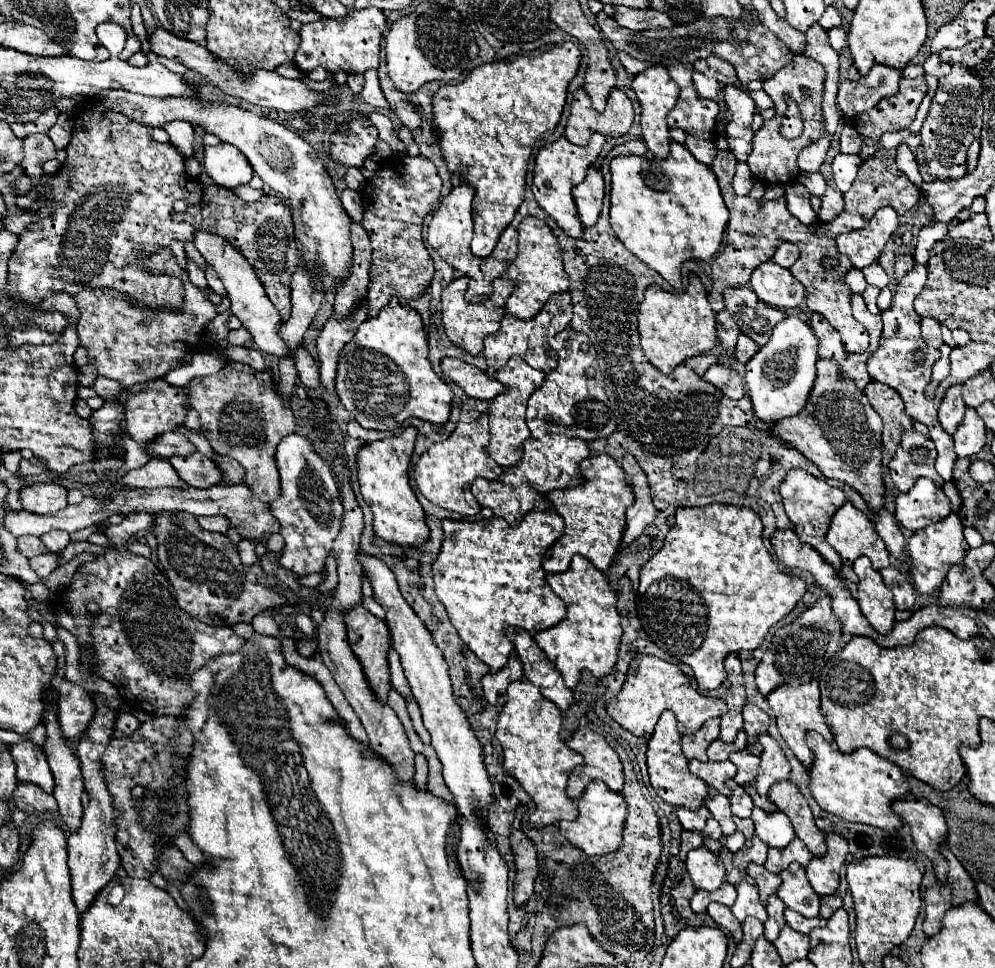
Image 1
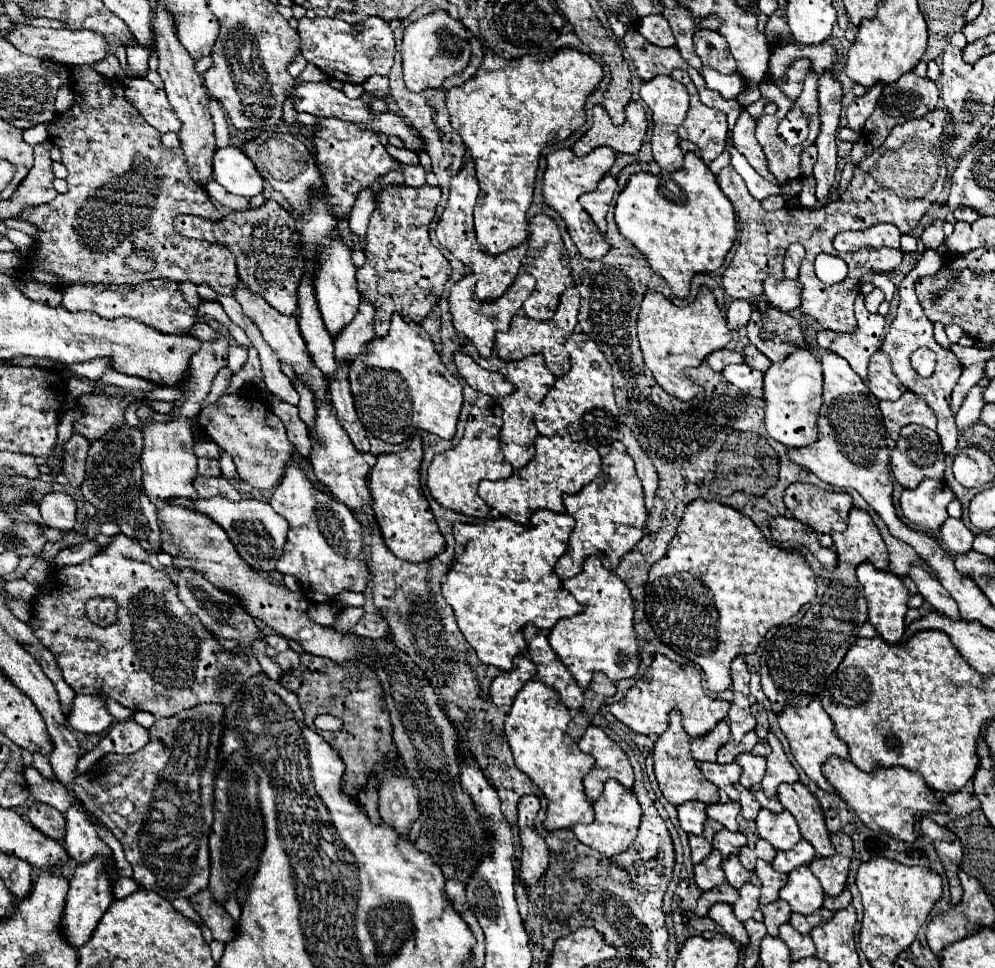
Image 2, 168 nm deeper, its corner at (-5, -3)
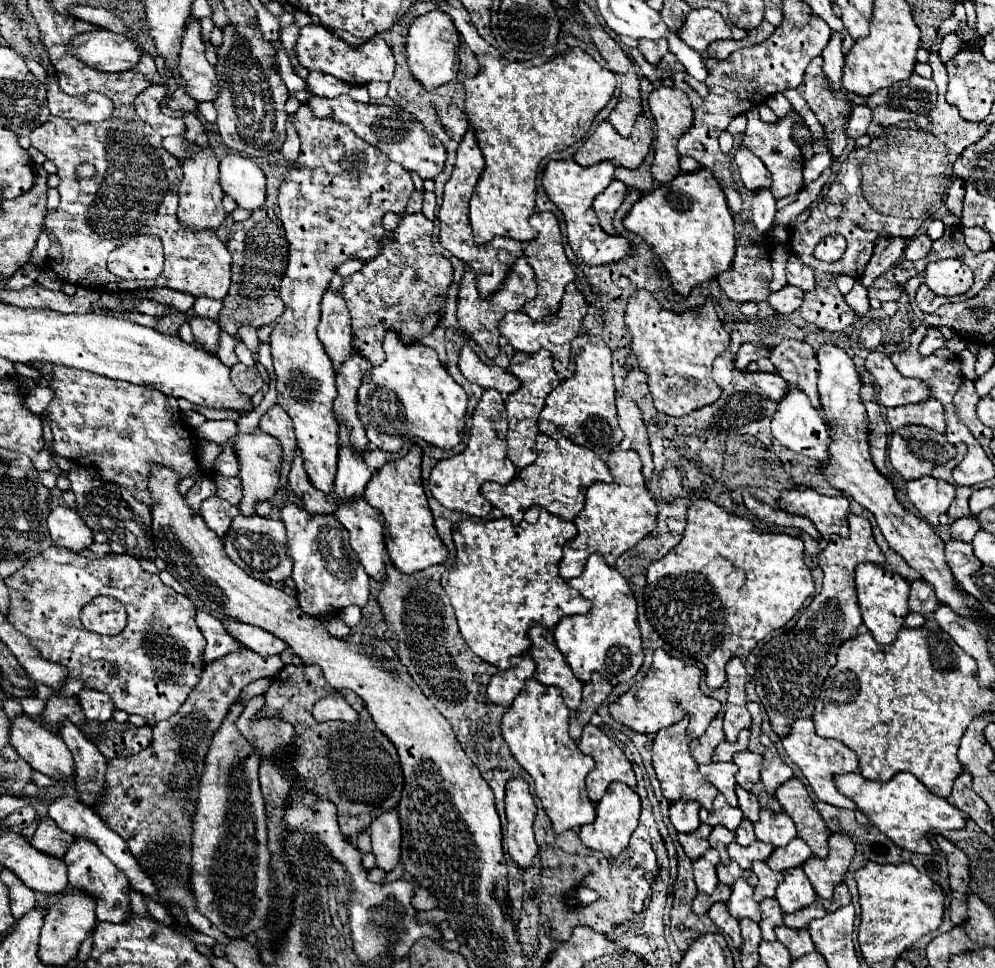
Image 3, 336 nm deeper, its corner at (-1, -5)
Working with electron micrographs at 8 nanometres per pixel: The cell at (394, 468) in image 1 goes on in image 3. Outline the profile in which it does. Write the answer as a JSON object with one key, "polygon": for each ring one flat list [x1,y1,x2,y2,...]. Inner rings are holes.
{"polygon":[[414,443,402,459,390,461,380,467,372,475,364,491,364,499,384,515,384,543,394,567,402,573,422,571,426,567,444,563,448,557,448,549,444,547,434,529,434,519,422,489,420,461,422,449]]}

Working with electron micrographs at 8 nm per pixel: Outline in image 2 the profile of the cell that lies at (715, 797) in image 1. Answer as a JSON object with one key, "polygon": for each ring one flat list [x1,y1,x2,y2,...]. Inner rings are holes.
{"polygon":[[720,791,720,801,706,807,706,815,718,823,722,823,728,831,738,831,736,817,740,815,740,803,732,801,724,791]]}

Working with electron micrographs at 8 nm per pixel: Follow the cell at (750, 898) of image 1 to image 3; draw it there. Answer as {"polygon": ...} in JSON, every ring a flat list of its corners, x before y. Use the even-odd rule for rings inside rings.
{"polygon":[[738,879,732,885,728,909,730,909,732,917,736,917,738,921,744,917,748,917,752,921,760,921,760,909,758,909,758,903,754,901,754,889,746,883,746,879]]}

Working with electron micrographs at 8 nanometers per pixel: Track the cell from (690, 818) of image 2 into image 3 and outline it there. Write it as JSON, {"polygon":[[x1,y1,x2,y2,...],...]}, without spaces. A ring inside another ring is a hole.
{"polygon":[[674,801,670,805,670,823,678,833,692,833,698,829,700,803,696,801]]}

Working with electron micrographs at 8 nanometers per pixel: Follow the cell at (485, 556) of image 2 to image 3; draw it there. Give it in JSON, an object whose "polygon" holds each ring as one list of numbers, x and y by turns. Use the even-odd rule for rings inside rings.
{"polygon":[[530,507,522,523,514,525,508,517,500,517,486,523,474,521,458,521,452,527,452,537,456,543,456,565,446,577,444,591,456,611,458,627,472,649,486,663,508,669,510,657,526,653,530,647,528,629,534,625,554,627,566,615,582,615,590,611,590,601,584,599,578,591,574,591,560,575,558,563,562,559,562,547,568,539,576,535,576,527,572,521,562,521,560,517,550,515,542,507]]}

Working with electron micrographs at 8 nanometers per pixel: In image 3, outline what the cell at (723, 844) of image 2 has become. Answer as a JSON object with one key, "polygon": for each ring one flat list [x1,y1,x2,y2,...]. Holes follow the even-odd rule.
{"polygon":[[722,825,714,827,712,833,710,833,710,837,708,837,710,845,720,853,720,861,722,861,722,863,730,863,730,857,728,857,728,853,726,853,726,847,728,847,728,843,734,841,734,837,736,837,736,835,734,835,732,831,728,831,726,827,722,827]]}

